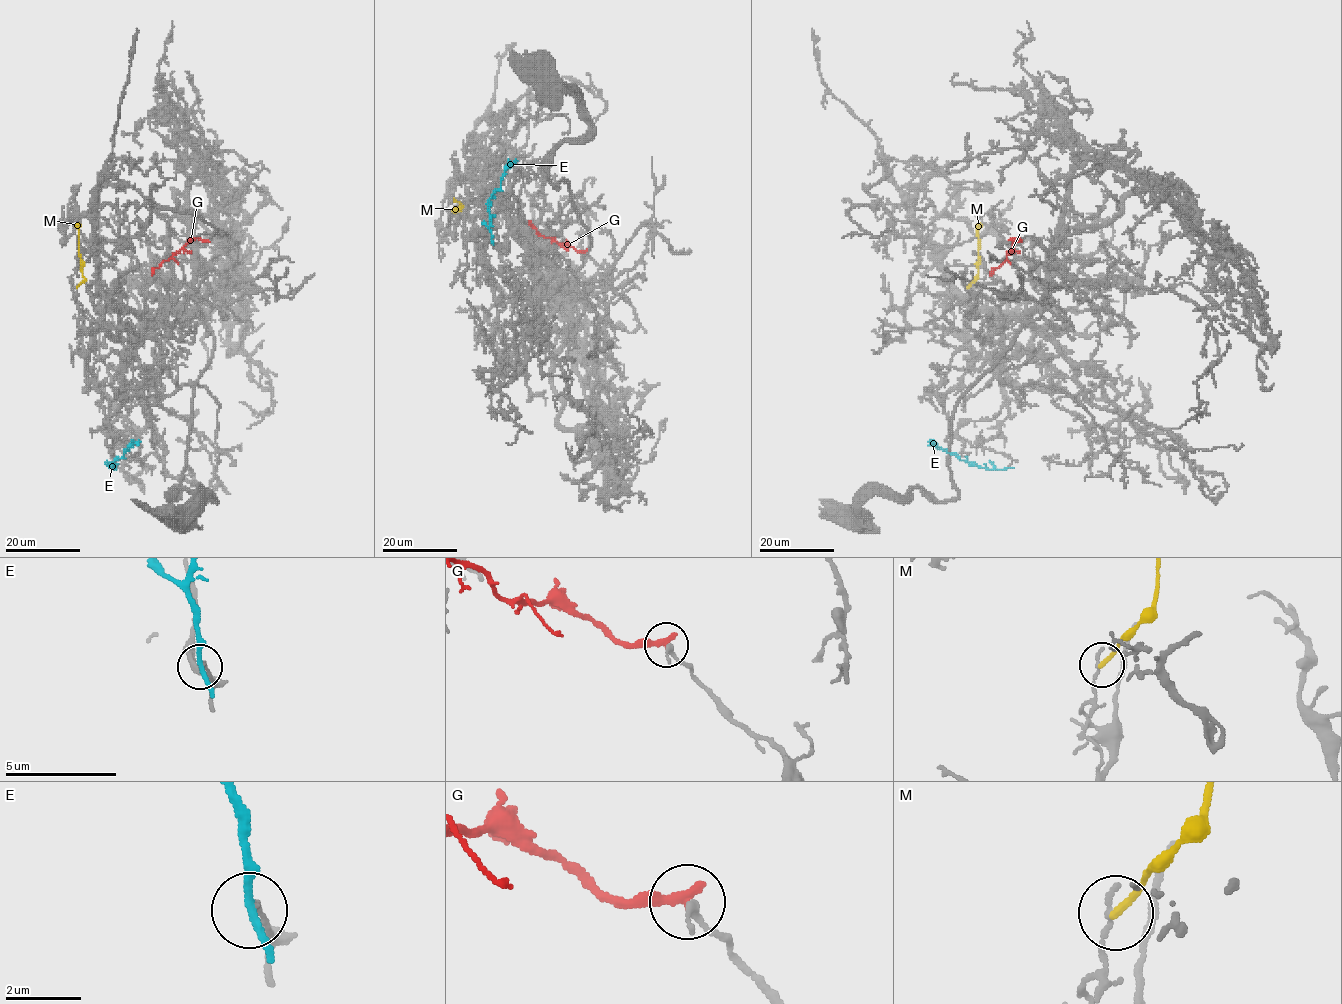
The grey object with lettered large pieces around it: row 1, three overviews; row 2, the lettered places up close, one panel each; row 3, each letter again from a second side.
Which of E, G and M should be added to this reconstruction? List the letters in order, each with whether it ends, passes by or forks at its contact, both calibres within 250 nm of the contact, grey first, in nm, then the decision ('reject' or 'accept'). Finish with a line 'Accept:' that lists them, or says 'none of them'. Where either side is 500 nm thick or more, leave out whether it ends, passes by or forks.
E: it passes by; calibres 130 and 200 nm; reject
G: it ends; calibres 240 and 300 nm; reject
M: it ends; calibres 160 and 200 nm; reject
Accept: none of them

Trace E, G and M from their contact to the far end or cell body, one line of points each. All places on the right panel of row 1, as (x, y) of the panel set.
E: (1009, 468), (985, 469), (970, 465), (934, 444), (928, 445)
G: (1020, 240), (1014, 239), (1005, 260), (990, 274)
M: (968, 287), (978, 274), (978, 226), (980, 223)

